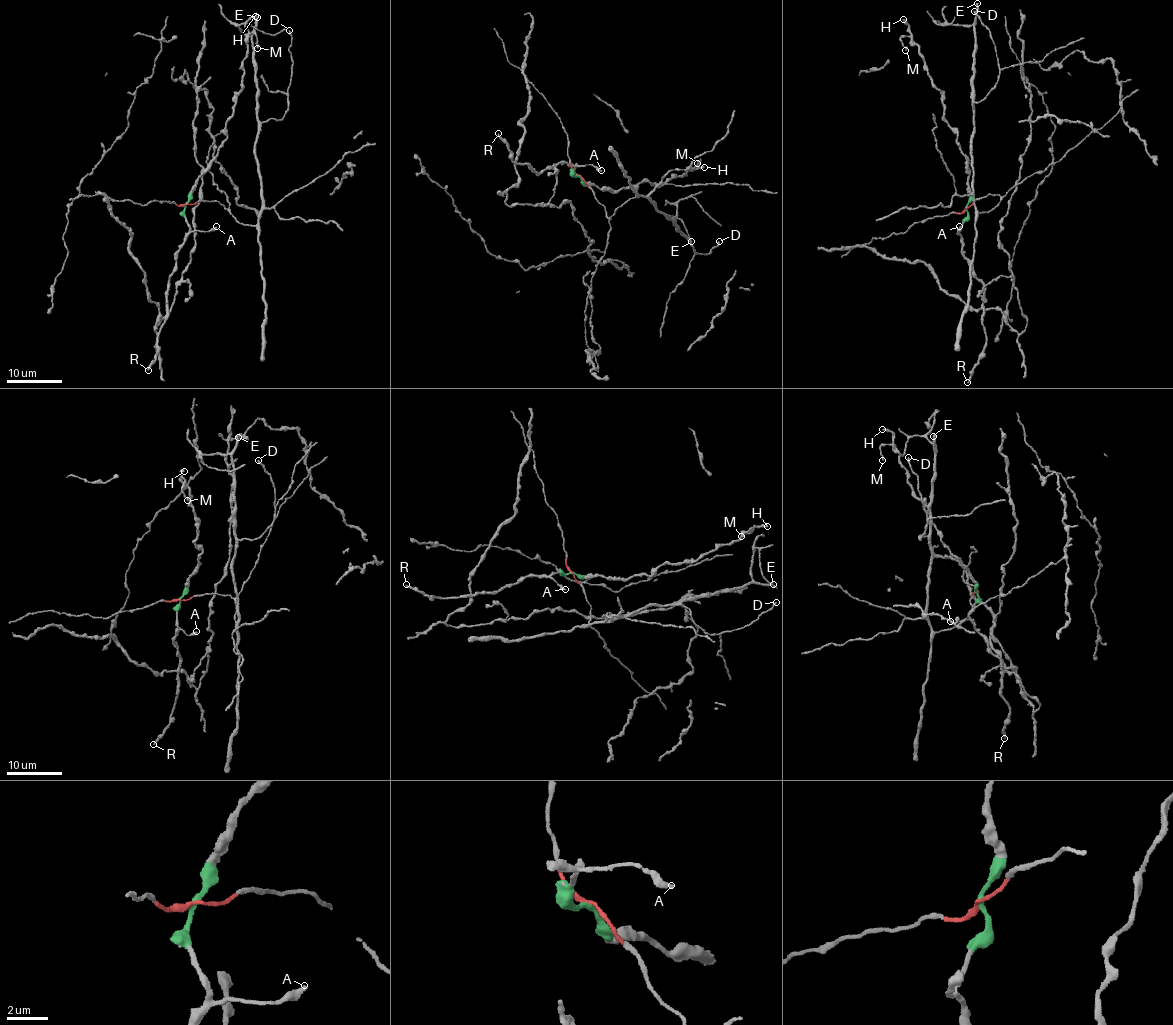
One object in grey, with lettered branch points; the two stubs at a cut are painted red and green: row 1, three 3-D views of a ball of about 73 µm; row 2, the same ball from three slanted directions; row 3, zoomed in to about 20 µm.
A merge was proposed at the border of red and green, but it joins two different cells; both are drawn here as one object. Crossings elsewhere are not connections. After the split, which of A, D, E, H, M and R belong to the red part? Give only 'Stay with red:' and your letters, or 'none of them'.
Stay with red: D, E

